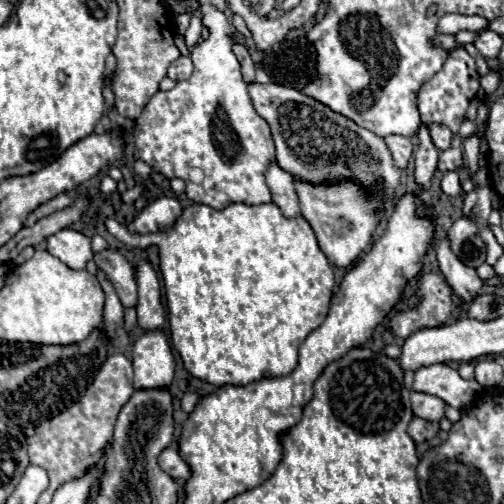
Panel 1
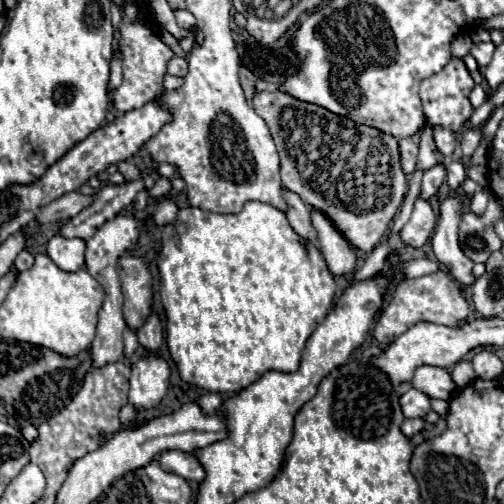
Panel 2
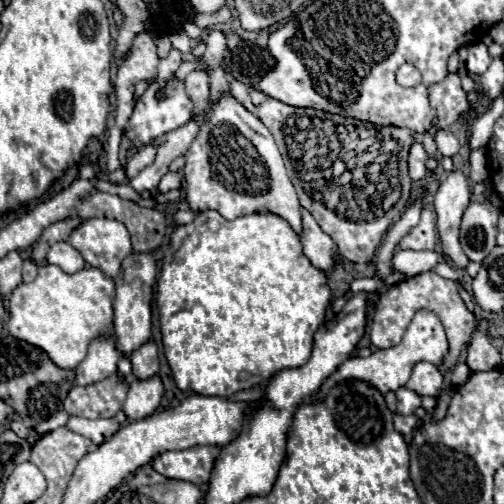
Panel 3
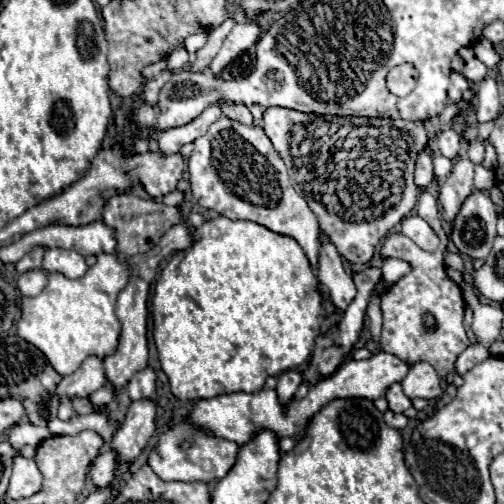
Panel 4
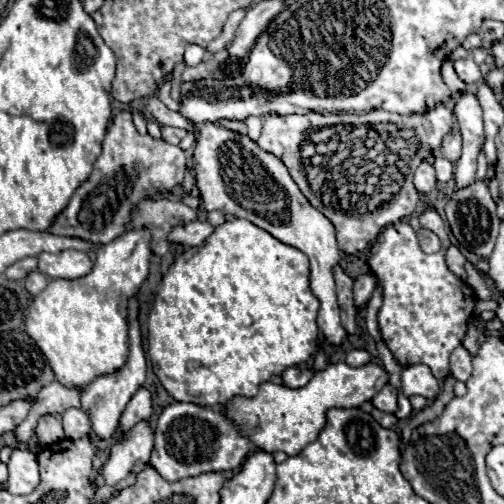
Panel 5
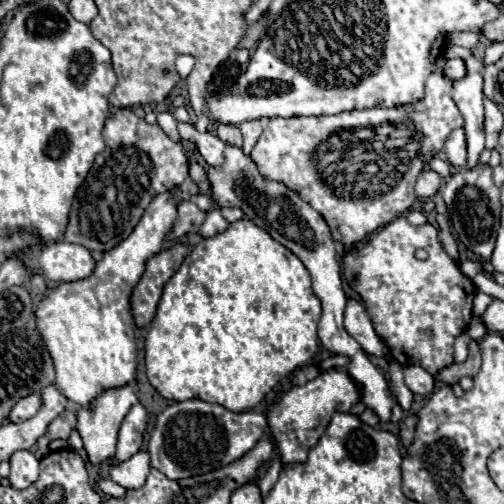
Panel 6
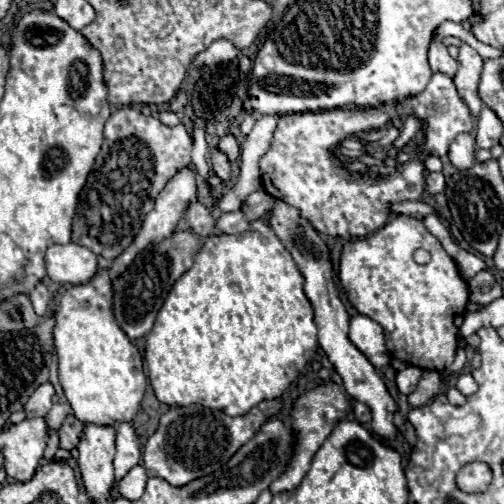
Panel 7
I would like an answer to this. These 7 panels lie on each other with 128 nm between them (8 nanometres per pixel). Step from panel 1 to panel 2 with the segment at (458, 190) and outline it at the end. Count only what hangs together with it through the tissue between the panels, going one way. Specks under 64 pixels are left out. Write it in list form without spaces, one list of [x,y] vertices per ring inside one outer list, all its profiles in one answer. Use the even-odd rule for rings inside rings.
[[[448,162],[446,172],[446,183],[452,191],[455,191],[466,178],[466,166],[462,166],[460,162]]]

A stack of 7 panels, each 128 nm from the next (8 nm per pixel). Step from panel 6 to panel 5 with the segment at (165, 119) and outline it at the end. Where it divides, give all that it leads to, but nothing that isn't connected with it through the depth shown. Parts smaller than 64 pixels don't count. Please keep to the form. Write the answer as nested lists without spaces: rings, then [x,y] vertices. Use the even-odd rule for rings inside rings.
[[[162,126],[162,138],[170,144],[180,144],[180,140],[186,136],[186,130],[172,128],[172,126]]]

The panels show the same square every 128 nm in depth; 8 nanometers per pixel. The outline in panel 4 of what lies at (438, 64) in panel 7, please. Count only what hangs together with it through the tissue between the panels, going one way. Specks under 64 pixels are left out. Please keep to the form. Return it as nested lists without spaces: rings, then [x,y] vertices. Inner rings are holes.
[[[472,58],[472,60],[468,60],[466,64],[464,64],[464,68],[462,68],[462,76],[468,80],[468,82],[480,82],[484,76],[486,76],[486,72],[488,72],[488,68],[478,60],[478,58]]]

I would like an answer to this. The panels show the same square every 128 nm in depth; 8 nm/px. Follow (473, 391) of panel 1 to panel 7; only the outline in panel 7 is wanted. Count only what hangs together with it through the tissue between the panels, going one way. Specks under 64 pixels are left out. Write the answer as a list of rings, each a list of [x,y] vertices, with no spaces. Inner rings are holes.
[[[408,366],[408,368],[404,368],[402,372],[398,372],[398,374],[396,374],[398,390],[400,390],[402,394],[410,394],[410,392],[414,392],[420,374],[422,374],[422,370],[416,368],[416,366]]]

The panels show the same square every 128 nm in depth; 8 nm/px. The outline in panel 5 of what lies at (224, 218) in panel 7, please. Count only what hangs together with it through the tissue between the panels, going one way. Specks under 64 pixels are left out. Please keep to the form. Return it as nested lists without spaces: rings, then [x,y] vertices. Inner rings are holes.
[[[196,220],[192,224],[184,224],[184,228],[176,228],[176,232],[172,232],[172,242],[200,246],[212,232],[214,232],[214,226],[208,220],[202,220],[202,222]]]

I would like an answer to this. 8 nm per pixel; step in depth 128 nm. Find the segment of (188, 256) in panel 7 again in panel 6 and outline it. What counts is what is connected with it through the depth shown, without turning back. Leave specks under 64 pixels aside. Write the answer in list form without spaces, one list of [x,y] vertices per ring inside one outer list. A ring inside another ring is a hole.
[[[176,242],[168,250],[154,254],[146,262],[146,270],[130,296],[130,310],[134,316],[134,324],[138,328],[146,328],[152,322],[166,282],[182,266],[188,252],[188,242]]]

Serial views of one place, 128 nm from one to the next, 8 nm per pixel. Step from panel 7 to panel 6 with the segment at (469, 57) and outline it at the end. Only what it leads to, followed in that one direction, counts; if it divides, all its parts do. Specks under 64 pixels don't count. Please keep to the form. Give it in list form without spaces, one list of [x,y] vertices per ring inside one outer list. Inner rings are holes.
[[[472,54],[466,60],[466,76],[454,82],[454,102],[464,116],[464,130],[468,142],[468,168],[478,164],[478,156],[484,150],[484,94],[482,94],[482,70],[484,62]]]

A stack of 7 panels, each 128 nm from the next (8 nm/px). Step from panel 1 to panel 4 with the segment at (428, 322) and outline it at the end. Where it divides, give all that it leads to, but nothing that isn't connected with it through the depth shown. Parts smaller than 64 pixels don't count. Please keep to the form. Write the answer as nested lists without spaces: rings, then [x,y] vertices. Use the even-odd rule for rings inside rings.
[[[420,194],[418,198],[418,216],[424,218],[434,232],[440,236],[440,248],[438,252],[430,254],[420,250],[408,236],[404,234],[388,234],[382,240],[380,256],[382,258],[398,258],[406,260],[412,266],[412,272],[402,276],[384,296],[382,296],[382,350],[388,354],[398,356],[406,364],[416,364],[416,362],[428,362],[434,366],[440,378],[446,378],[454,370],[456,356],[470,344],[466,330],[464,330],[464,296],[460,286],[448,278],[446,268],[444,268],[444,252],[448,244],[448,236],[442,228],[440,212],[438,212],[438,202],[432,194]],[[432,314],[436,324],[432,330],[424,326],[424,316]]]

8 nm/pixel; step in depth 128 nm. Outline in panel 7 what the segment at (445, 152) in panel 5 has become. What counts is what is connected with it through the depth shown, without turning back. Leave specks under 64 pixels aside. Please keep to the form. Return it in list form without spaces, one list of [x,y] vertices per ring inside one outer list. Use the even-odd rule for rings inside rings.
[[[460,134],[450,144],[450,162],[460,168],[468,170],[472,164],[476,164],[476,142],[472,134]]]

